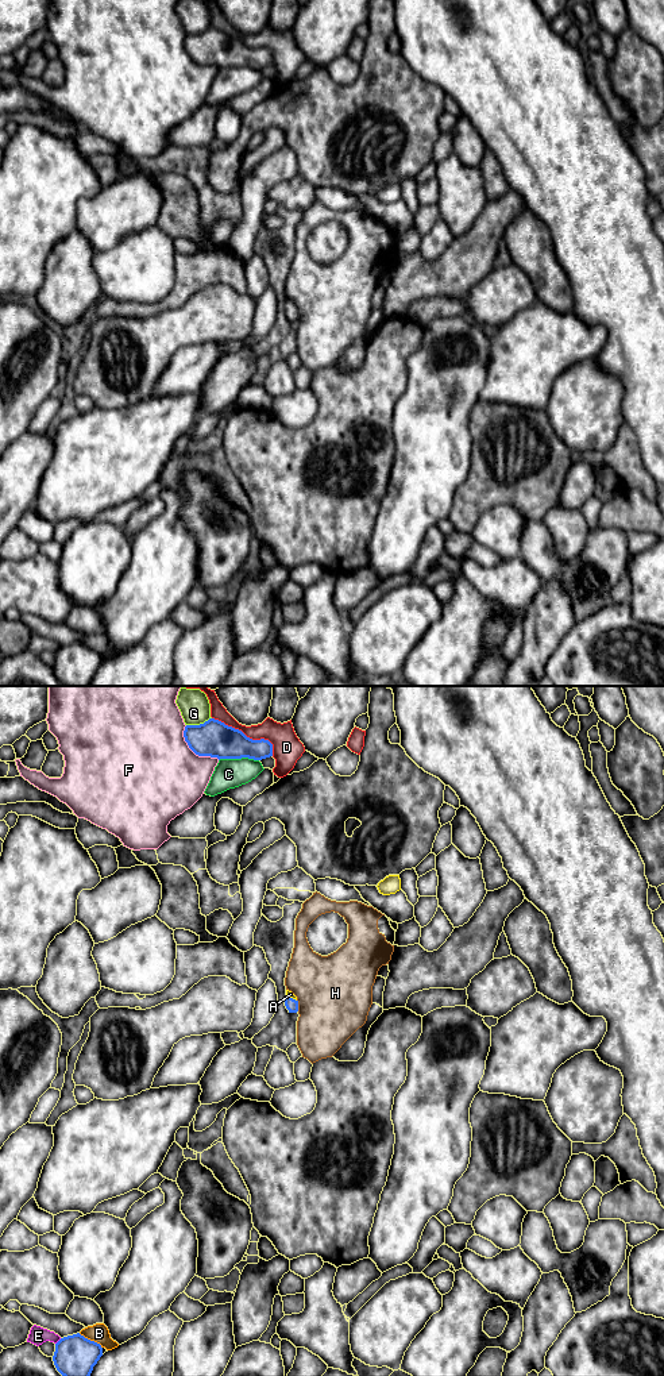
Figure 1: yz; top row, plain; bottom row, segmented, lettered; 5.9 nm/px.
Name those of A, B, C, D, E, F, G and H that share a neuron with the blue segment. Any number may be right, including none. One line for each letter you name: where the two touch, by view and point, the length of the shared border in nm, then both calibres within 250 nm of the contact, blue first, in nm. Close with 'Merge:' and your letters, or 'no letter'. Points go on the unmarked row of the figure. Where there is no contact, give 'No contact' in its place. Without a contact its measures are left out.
A: Touches blue at yz (292, 307). Shared border 70 nm. Thickness 80 nm (blue) against 40 nm
Merge: A

